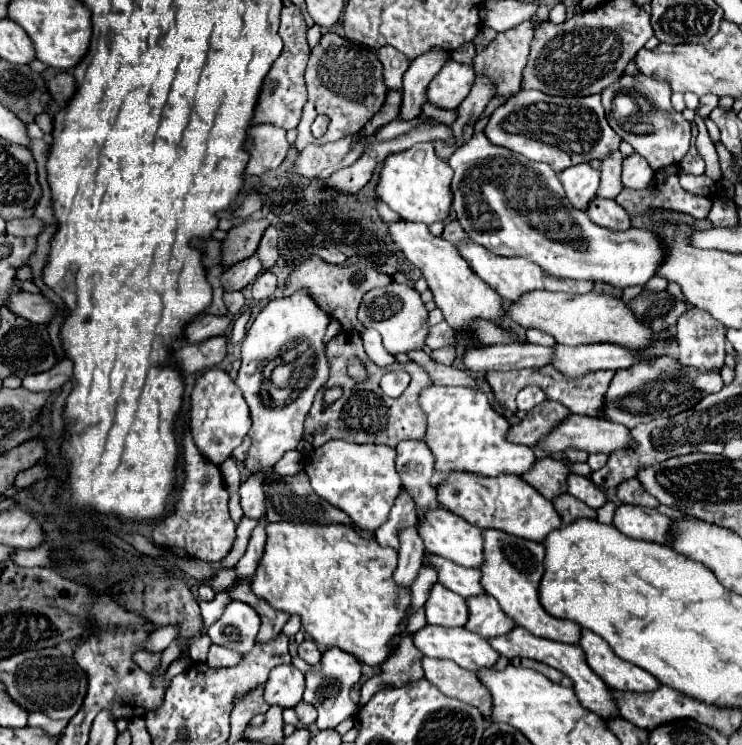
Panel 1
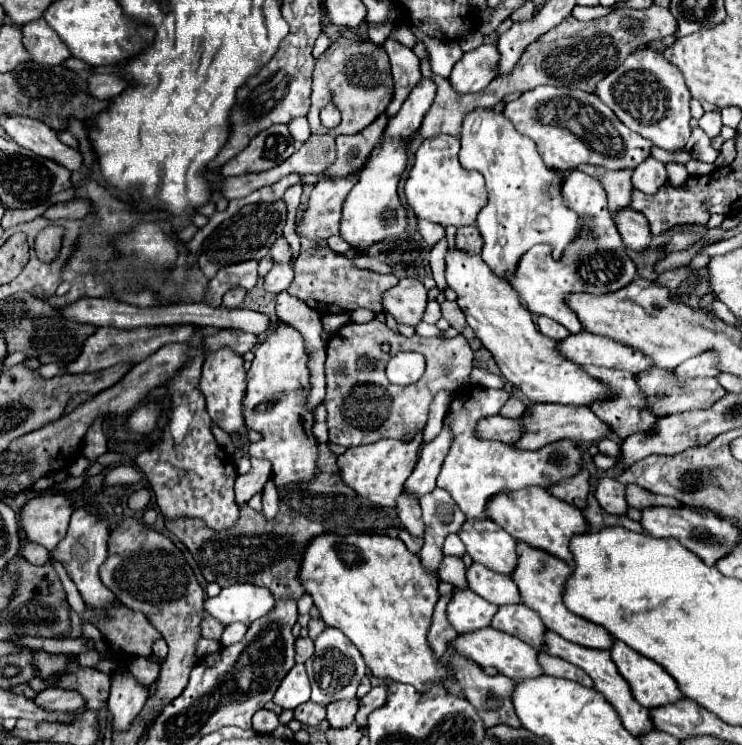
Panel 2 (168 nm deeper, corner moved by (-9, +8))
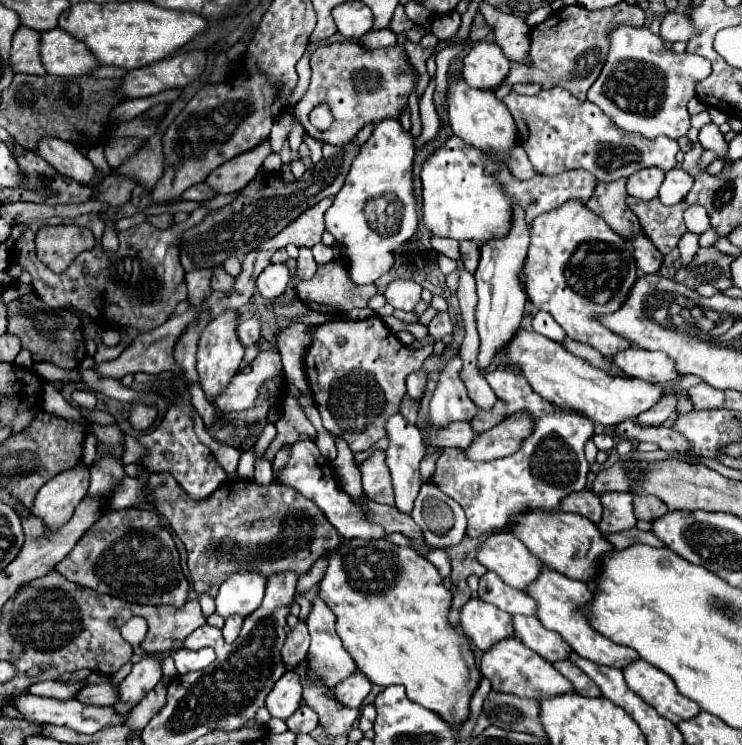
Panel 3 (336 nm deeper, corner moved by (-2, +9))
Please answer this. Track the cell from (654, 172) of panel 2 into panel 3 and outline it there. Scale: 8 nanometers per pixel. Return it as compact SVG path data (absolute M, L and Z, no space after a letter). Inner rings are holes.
M652 167L652 169L642 169L634 175L630 175L628 183L626 183L626 189L628 189L628 195L632 197L638 197L642 201L650 201L658 195L658 189L664 181L664 171L658 169L658 167Z

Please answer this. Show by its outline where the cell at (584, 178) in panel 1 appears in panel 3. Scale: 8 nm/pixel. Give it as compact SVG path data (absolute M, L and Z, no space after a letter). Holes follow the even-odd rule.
M578 201L544 213L532 221L526 257L526 295L536 309L548 311L574 341L592 345L610 359L618 349L632 347L624 337L598 323L600 315L614 313L626 301L636 275L632 245L614 233L606 221Z

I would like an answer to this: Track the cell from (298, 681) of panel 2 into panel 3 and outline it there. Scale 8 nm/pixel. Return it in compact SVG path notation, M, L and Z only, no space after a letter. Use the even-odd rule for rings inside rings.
M286 671L266 697L266 707L272 717L288 719L300 707L300 703L302 703L300 677L294 671Z

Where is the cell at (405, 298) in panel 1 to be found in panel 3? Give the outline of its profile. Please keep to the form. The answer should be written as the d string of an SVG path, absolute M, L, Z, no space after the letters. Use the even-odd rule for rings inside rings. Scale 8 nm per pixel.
M396 279L384 289L386 301L402 311L412 311L414 305L420 301L422 287L412 279Z

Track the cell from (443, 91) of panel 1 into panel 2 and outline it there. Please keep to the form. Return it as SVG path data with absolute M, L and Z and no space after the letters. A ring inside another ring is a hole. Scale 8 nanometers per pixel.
M483 44L471 52L465 52L449 74L449 84L461 94L483 90L497 76L497 48Z

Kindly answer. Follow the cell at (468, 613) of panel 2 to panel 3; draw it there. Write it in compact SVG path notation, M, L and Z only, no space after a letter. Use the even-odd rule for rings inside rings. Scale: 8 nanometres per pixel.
M470 599L460 613L460 625L466 637L482 651L490 649L502 639L514 637L512 617L500 611L496 605L482 603L480 599Z

